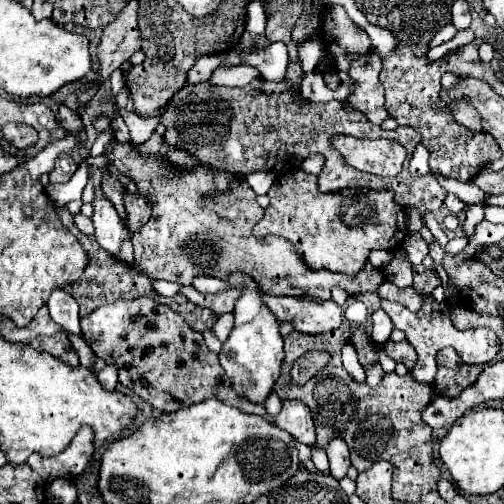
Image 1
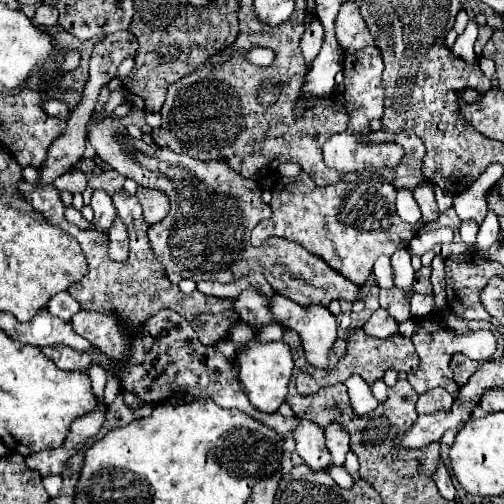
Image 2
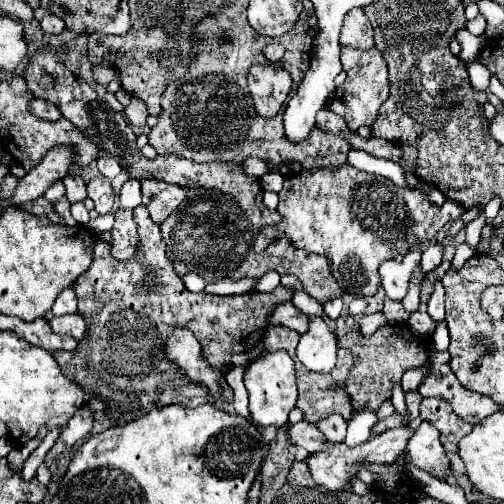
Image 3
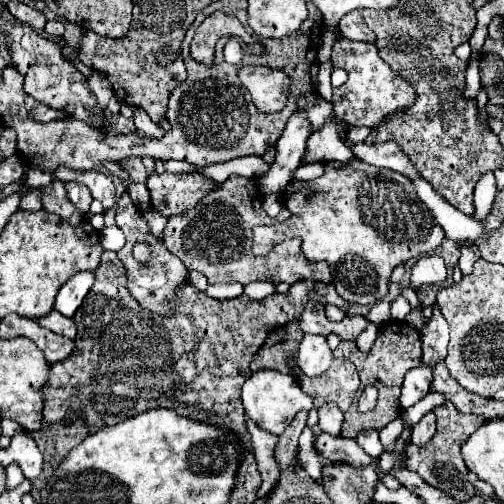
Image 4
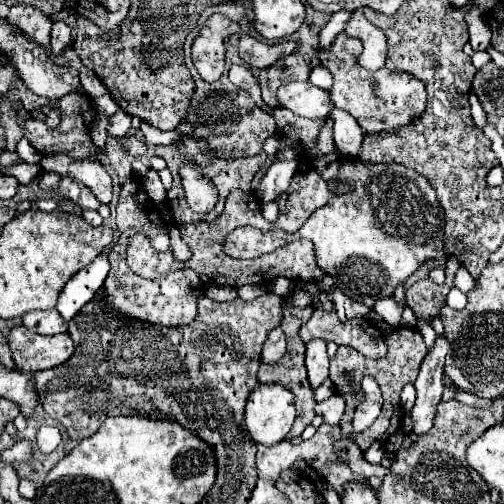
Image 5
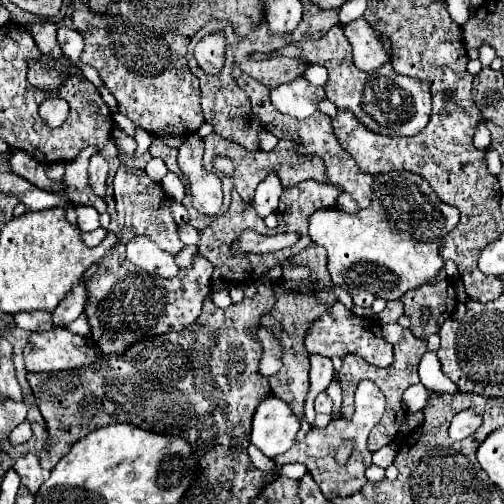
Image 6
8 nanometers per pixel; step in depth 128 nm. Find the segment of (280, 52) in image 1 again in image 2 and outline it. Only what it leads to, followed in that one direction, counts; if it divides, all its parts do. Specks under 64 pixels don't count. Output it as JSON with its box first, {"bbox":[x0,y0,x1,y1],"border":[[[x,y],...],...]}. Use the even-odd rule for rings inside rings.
{"bbox":[244,46,276,66],"border":[[[254,46],[254,48],[250,48],[248,52],[244,52],[244,58],[246,58],[250,64],[256,64],[256,66],[270,66],[276,56],[274,56],[274,52],[268,50],[268,48]]]}

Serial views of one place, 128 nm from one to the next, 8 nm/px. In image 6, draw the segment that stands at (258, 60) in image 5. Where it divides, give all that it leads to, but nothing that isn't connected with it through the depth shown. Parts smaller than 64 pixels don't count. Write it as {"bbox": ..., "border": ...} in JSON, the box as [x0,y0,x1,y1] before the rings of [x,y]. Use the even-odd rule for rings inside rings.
{"bbox":[252,26,432,136],"border":[[[334,26],[320,40],[302,40],[300,44],[290,44],[272,54],[252,54],[252,60],[266,60],[276,56],[302,58],[310,64],[320,64],[328,70],[328,82],[324,86],[326,98],[338,108],[350,110],[368,130],[384,136],[414,136],[426,128],[432,112],[430,86],[424,80],[408,78],[394,72],[391,61],[382,64],[372,72],[362,72],[352,62],[352,44],[346,40],[342,26]]]}

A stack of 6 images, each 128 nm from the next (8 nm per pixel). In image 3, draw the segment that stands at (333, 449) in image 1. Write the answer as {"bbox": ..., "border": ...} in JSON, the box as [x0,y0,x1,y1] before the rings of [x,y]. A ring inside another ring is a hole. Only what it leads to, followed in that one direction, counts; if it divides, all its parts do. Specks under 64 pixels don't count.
{"bbox":[316,416,346,442],"border":[[[326,416],[324,420],[316,422],[316,428],[330,440],[330,442],[344,442],[346,438],[346,420],[342,416]]]}

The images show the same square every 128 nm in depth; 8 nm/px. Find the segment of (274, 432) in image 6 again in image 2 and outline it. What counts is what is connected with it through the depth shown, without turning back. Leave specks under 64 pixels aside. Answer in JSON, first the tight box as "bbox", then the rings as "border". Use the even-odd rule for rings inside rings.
{"bbox":[240,340,294,414],"border":[[[250,340],[248,348],[240,354],[240,386],[258,412],[274,414],[278,406],[286,402],[288,382],[294,376],[292,370],[294,370],[292,350],[286,342],[258,344],[256,340]]]}

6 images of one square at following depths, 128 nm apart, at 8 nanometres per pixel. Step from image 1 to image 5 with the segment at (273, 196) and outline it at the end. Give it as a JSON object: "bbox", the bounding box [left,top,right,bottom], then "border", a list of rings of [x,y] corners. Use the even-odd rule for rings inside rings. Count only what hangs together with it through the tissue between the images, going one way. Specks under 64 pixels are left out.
{"bbox":[224,160,446,306],"border":[[[348,160],[348,162],[340,168],[340,178],[342,178],[342,180],[348,180],[350,186],[356,186],[356,190],[354,190],[352,194],[344,194],[344,196],[332,192],[332,198],[328,200],[328,204],[322,206],[322,208],[318,208],[318,210],[304,222],[302,230],[296,232],[298,236],[276,236],[278,230],[274,230],[274,236],[262,236],[262,230],[254,230],[252,226],[242,226],[242,228],[236,228],[234,232],[230,232],[230,234],[224,238],[224,252],[226,252],[228,256],[232,256],[232,258],[258,258],[258,256],[262,256],[262,254],[266,254],[266,252],[272,252],[272,250],[276,250],[276,248],[280,248],[280,246],[292,242],[292,240],[300,240],[300,238],[312,240],[312,242],[314,242],[314,250],[316,250],[318,266],[320,266],[326,274],[334,276],[336,286],[338,286],[348,298],[352,298],[352,300],[356,300],[356,302],[362,302],[362,304],[366,304],[366,306],[374,306],[374,302],[380,300],[380,298],[394,296],[396,286],[398,286],[398,284],[404,284],[426,260],[436,260],[436,258],[442,258],[442,256],[444,256],[444,222],[446,222],[446,216],[444,216],[444,210],[440,208],[440,202],[436,200],[434,188],[430,186],[430,182],[428,182],[422,174],[418,174],[418,172],[412,170],[412,168],[400,166],[400,164],[362,164],[360,160]]]}

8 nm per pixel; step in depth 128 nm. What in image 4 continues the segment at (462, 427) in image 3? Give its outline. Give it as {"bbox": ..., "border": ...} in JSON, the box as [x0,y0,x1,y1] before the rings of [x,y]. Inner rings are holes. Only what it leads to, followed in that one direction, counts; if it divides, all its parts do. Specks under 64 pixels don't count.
{"bbox":[406,400,484,502],"border":[[[448,400],[438,406],[434,410],[436,414],[436,424],[438,424],[438,430],[434,434],[434,438],[424,444],[424,446],[416,446],[416,444],[408,444],[406,446],[406,466],[410,470],[414,470],[416,474],[420,474],[420,478],[430,484],[430,486],[436,486],[438,490],[446,492],[450,498],[454,498],[456,502],[464,502],[464,500],[470,500],[472,496],[476,496],[476,488],[474,484],[468,480],[468,468],[462,460],[462,454],[460,454],[460,448],[462,444],[468,440],[468,436],[484,424],[484,416],[476,416],[476,414],[462,414],[458,412]]]}

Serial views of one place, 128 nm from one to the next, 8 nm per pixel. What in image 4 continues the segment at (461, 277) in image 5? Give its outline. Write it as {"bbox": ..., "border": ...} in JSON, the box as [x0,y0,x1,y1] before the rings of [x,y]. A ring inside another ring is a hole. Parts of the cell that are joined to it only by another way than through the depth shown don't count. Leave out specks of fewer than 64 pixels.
{"bbox":[458,242,480,276],"border":[[[464,242],[462,244],[462,256],[458,262],[458,268],[462,272],[462,276],[466,276],[468,272],[472,272],[472,264],[480,258],[480,250],[472,244],[472,242]]]}

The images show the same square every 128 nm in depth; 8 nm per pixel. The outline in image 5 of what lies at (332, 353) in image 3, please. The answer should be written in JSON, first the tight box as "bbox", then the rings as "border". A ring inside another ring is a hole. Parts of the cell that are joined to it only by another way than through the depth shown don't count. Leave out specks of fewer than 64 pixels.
{"bbox":[306,340,328,388],"border":[[[312,340],[306,344],[306,368],[312,388],[318,388],[328,378],[328,354],[326,342]]]}

